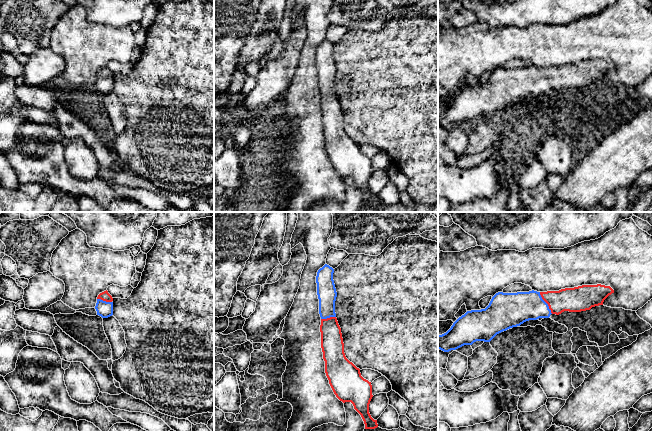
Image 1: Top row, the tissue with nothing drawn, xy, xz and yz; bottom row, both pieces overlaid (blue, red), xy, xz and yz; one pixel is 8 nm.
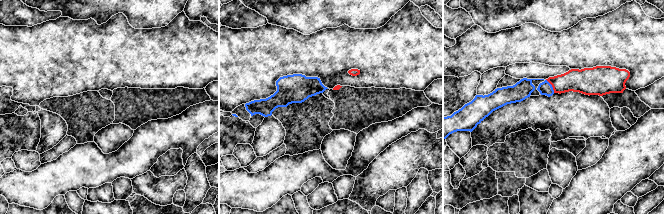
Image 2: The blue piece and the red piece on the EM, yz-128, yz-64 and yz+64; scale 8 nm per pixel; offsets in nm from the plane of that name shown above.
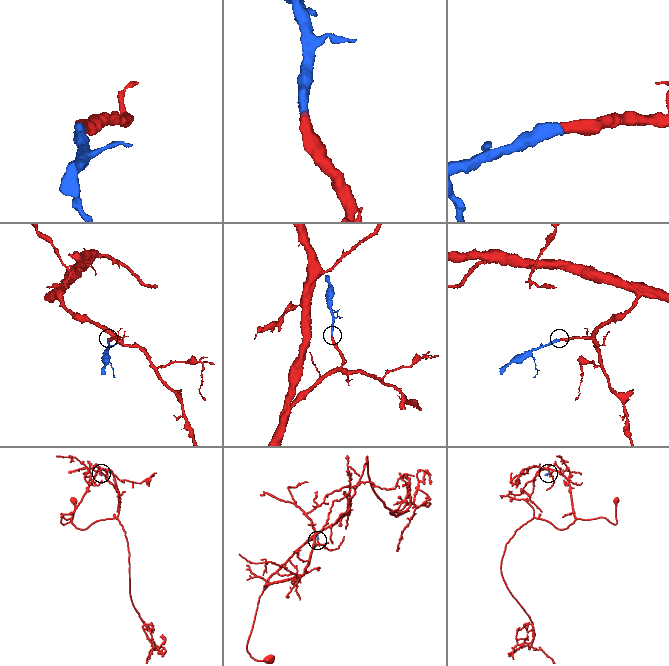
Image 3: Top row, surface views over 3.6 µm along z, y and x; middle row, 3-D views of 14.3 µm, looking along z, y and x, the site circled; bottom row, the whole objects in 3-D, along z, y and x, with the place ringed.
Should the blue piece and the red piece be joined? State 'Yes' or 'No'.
Yes

